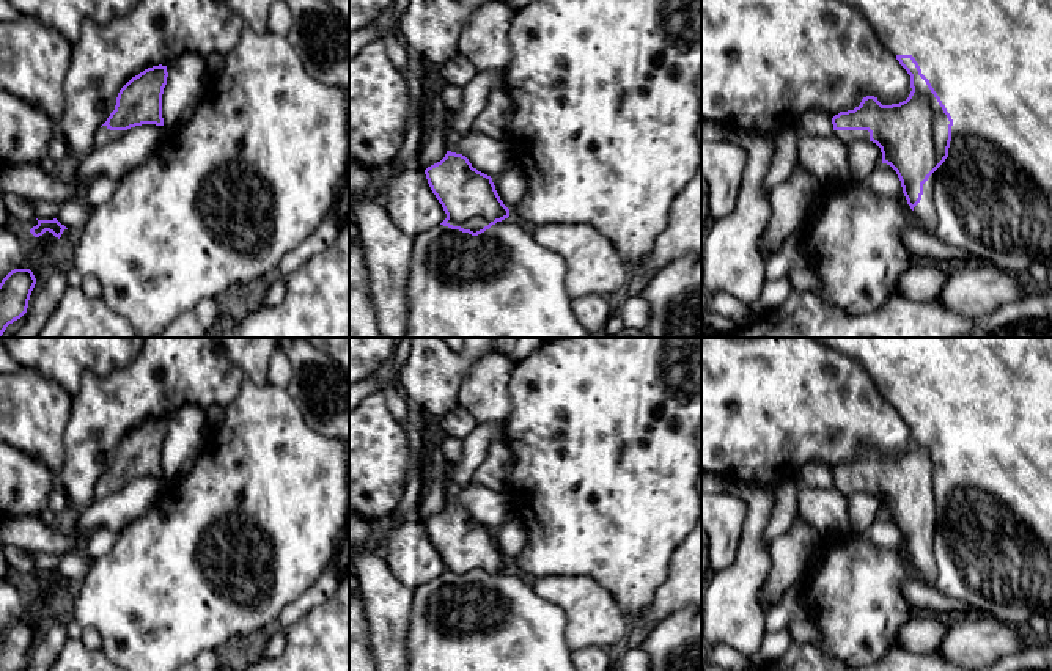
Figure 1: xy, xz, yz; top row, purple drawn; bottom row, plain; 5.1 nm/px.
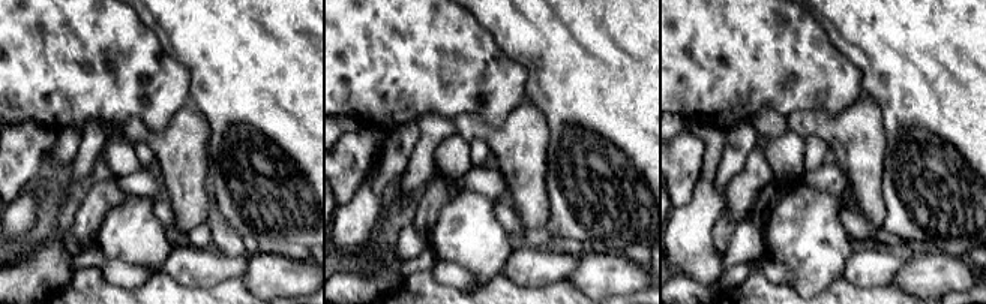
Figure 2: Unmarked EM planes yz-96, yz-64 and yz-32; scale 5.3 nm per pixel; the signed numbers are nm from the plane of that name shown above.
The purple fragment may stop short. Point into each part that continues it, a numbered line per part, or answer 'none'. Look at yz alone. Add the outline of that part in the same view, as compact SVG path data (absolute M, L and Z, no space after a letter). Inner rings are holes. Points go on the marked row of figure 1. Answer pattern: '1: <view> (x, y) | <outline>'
1: yz (846, 137) | M833 130L833 137L843 145L851 145L855 140L870 140L870 132L868 130Z

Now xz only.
1: xz (452, 137) | M447 132L447 151L459 154L459 151L458 151L458 141L462 140L462 138L464 138L462 134Z

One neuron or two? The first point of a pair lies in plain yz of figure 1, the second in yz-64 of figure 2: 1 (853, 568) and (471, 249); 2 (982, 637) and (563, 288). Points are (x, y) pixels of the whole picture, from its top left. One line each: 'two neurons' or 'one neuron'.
1: one neuron
2: two neurons

